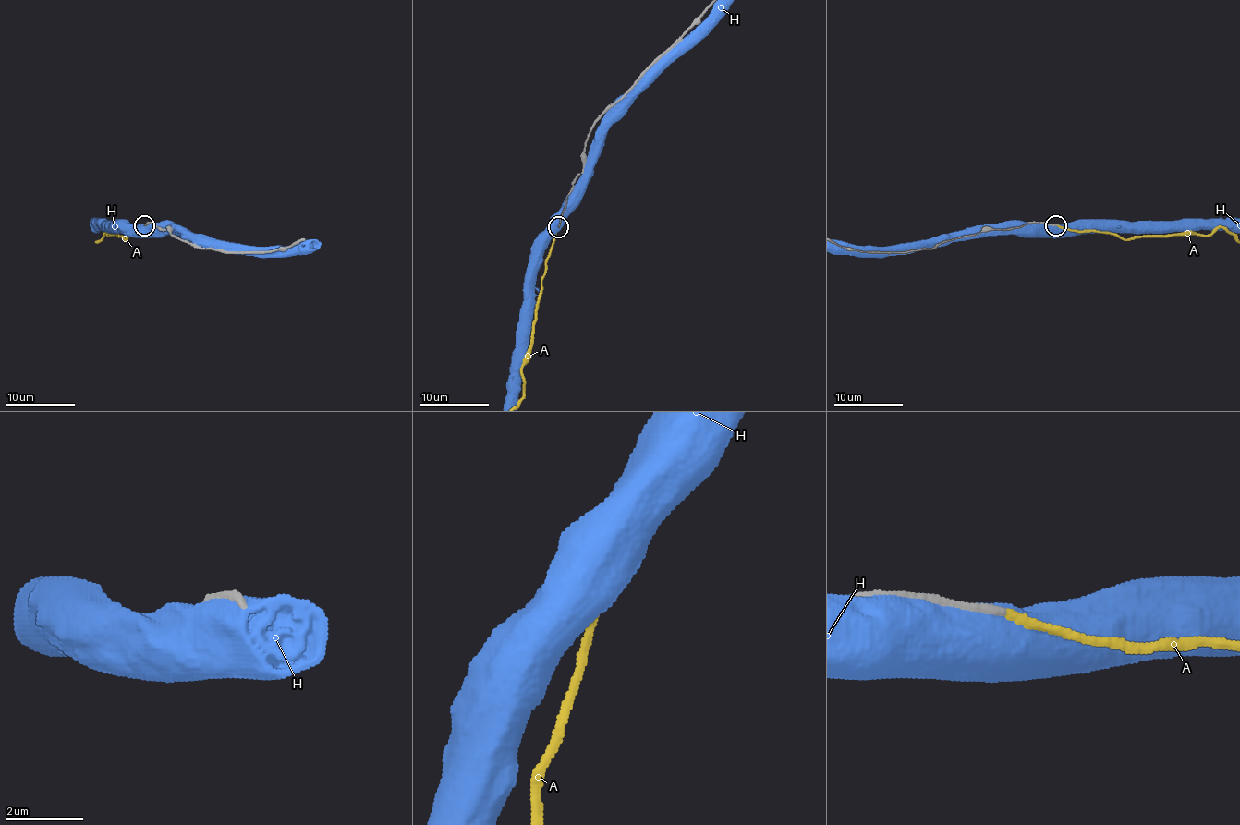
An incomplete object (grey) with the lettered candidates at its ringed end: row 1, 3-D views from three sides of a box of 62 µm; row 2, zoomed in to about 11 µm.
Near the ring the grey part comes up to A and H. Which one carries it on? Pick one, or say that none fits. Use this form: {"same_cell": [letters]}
{"same_cell": ["A"]}

